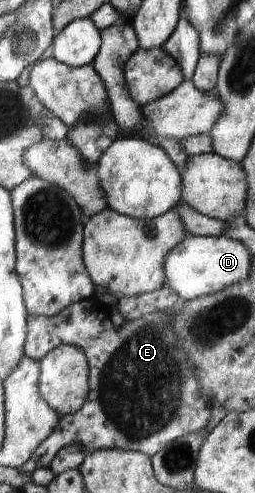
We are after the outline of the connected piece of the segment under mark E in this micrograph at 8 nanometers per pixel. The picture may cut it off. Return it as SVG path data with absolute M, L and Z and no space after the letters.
M95 298L67 306L62 313L55 314L55 317L47 317L44 315L29 316L29 333L27 334L25 345L25 355L27 358L40 362L55 347L68 345L75 346L81 351L87 350L87 360L89 360L89 392L87 396L87 406L83 406L83 410L62 416L61 424L59 424L58 428L55 429L53 433L49 434L42 445L40 445L32 454L33 459L37 462L37 468L49 468L54 455L57 454L59 450L69 447L69 444L78 445L87 453L93 453L99 450L116 449L121 451L138 451L142 454L149 455L152 458L156 453L158 453L159 449L169 445L171 442L174 442L187 434L192 434L206 428L211 416L213 416L213 407L206 400L205 396L203 396L202 388L198 386L198 376L192 370L194 367L190 364L189 356L187 356L186 351L183 351L180 348L182 345L181 339L174 334L173 327L170 326L171 323L172 312L162 311L139 317L134 320L128 320L125 318L124 324L121 328L115 328L109 318L107 309Z

